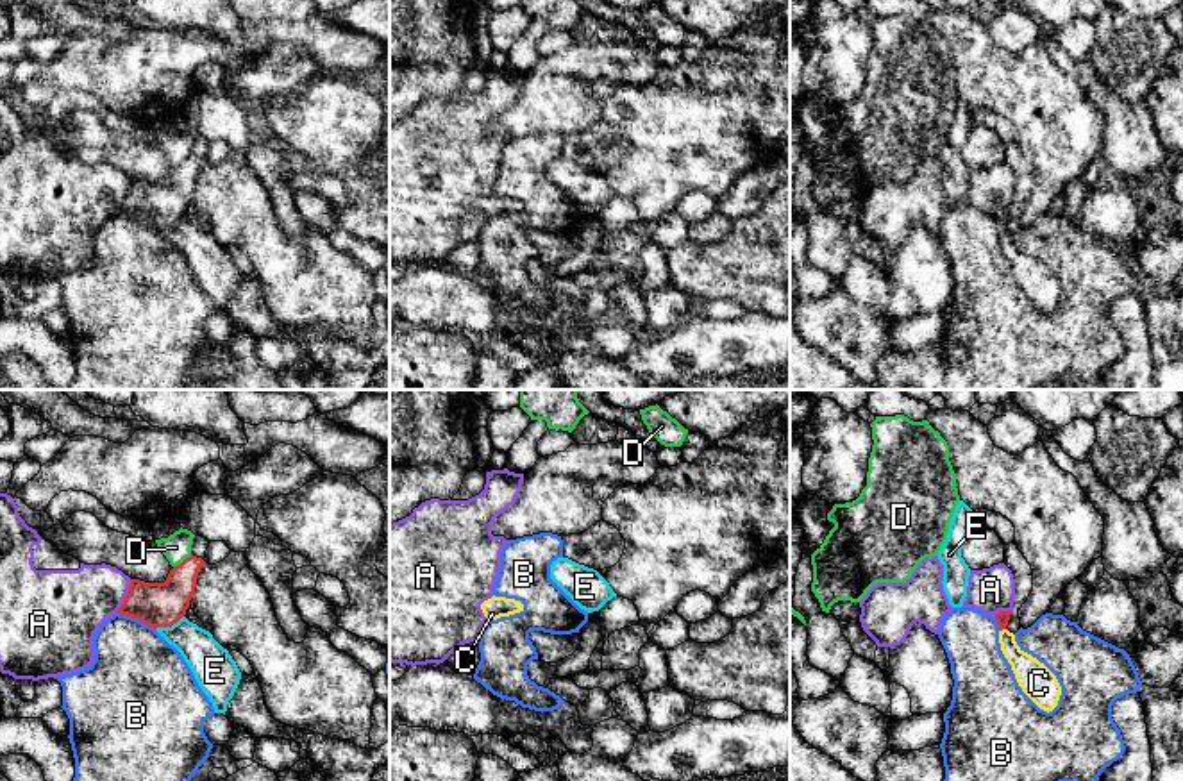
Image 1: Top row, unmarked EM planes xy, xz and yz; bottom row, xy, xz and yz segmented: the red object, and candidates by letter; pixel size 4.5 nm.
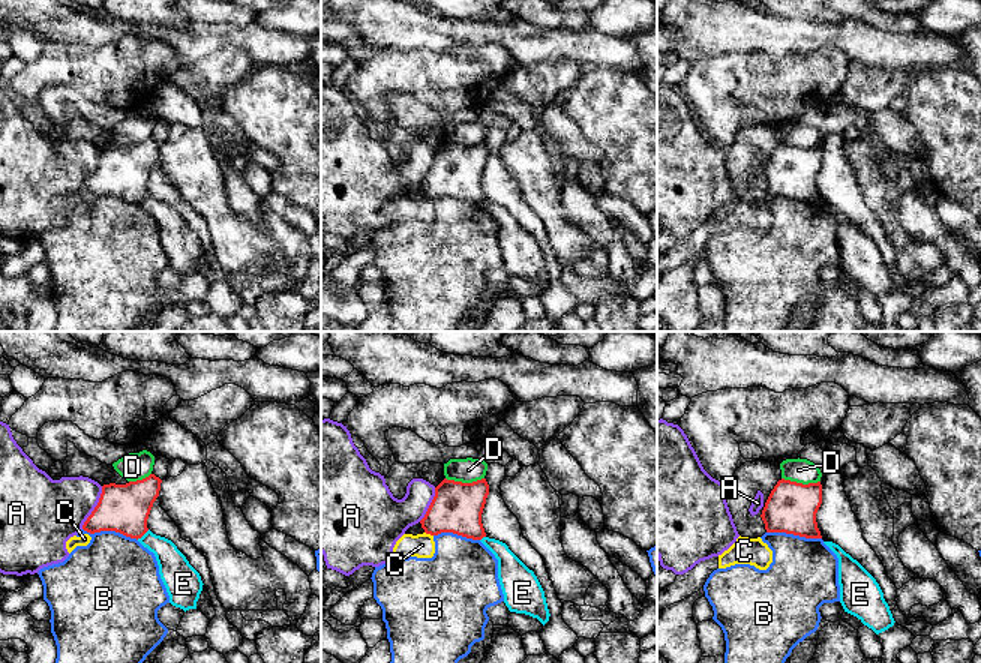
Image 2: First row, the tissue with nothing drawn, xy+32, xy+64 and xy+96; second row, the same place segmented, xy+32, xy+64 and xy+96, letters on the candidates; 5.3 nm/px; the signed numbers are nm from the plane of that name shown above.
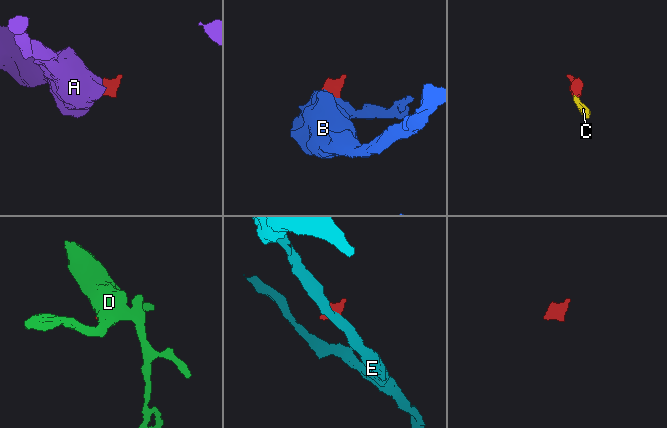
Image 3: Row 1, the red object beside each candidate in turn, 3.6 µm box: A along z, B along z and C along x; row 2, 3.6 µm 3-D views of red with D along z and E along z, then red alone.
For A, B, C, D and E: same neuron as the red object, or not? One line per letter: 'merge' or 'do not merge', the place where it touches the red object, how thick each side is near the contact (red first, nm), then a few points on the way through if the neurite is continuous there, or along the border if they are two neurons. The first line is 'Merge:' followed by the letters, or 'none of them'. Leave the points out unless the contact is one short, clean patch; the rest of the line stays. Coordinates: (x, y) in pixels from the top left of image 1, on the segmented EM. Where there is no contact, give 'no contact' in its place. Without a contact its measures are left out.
Merge: C
A: do not merge; contact xy (127, 596); calibres 200 and 300 nm; border xy (131, 579), (129, 592), (115, 612)
B: do not merge; contact xy (136, 617); calibres 200 and 400 nm; border xy (117, 612), (136, 617), (154, 629)
C: merge; contact yz (1003, 628); calibres 60 and 140 nm; way yz (1001, 617), (1003, 628), (1008, 647), (1031, 674)
D: do not merge; contact xy (184, 560); calibres 200 and 120 nm; border xy (192, 554), (174, 567)
E: do not merge; contact xy (168, 626); calibres 200 and 180 nm; border xy (183, 615), (170, 626), (156, 629)

